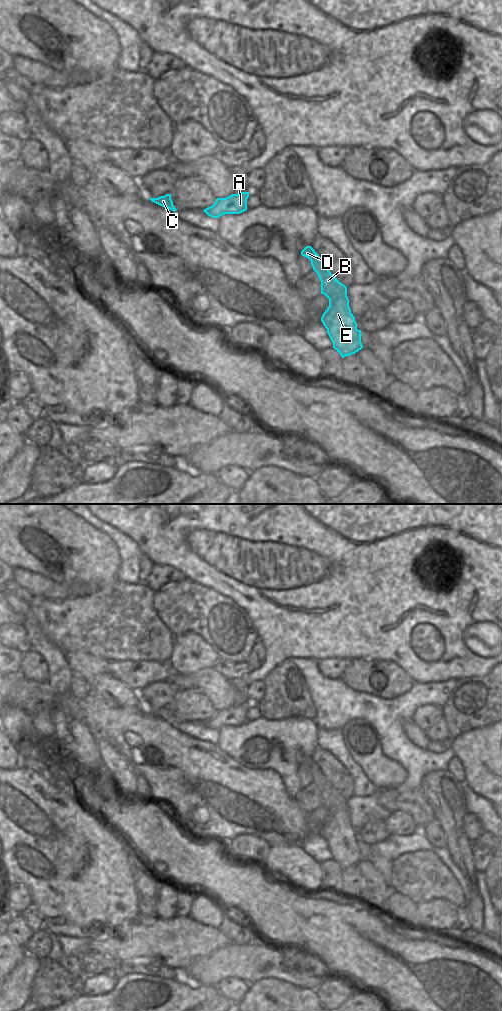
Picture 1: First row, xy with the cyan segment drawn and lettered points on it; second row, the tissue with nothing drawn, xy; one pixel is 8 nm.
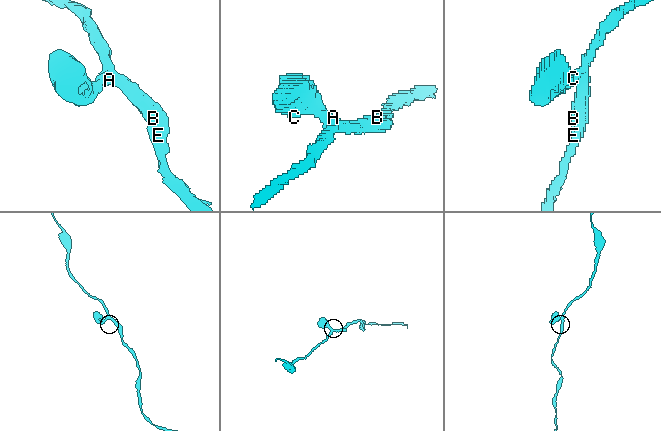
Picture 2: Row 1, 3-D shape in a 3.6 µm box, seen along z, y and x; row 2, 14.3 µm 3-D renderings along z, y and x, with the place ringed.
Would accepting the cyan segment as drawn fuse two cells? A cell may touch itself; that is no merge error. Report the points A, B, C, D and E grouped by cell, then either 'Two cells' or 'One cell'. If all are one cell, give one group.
Groups: A B C D E. One cell

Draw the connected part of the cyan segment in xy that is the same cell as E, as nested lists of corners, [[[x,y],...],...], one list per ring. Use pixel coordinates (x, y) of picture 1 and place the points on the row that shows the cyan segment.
[[[306,246],[301,255],[311,261],[313,270],[321,281],[321,294],[329,299],[329,307],[323,313],[321,321],[327,329],[333,348],[342,358],[355,354],[363,348],[362,335],[349,307],[347,287],[329,271],[311,246]]]

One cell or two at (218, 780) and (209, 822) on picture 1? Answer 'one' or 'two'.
one

